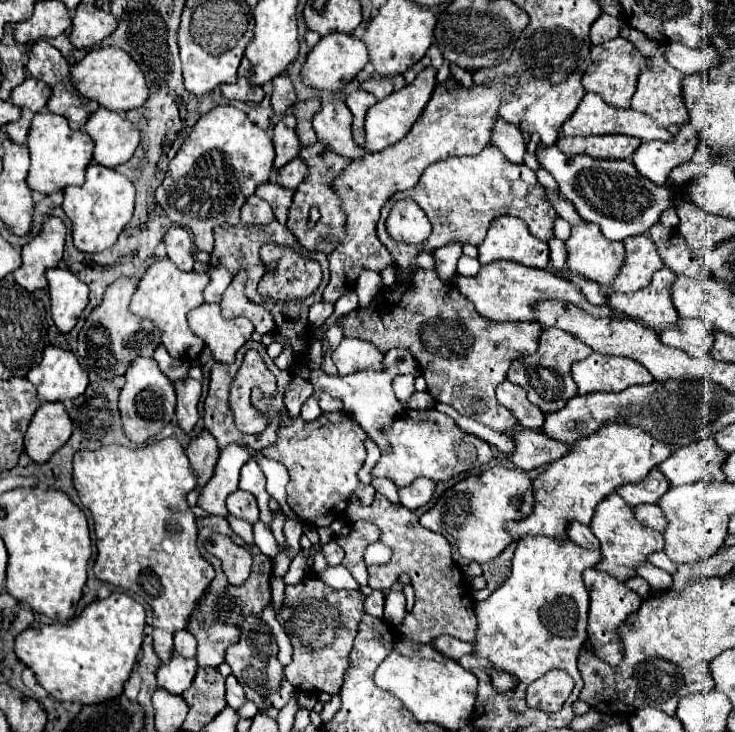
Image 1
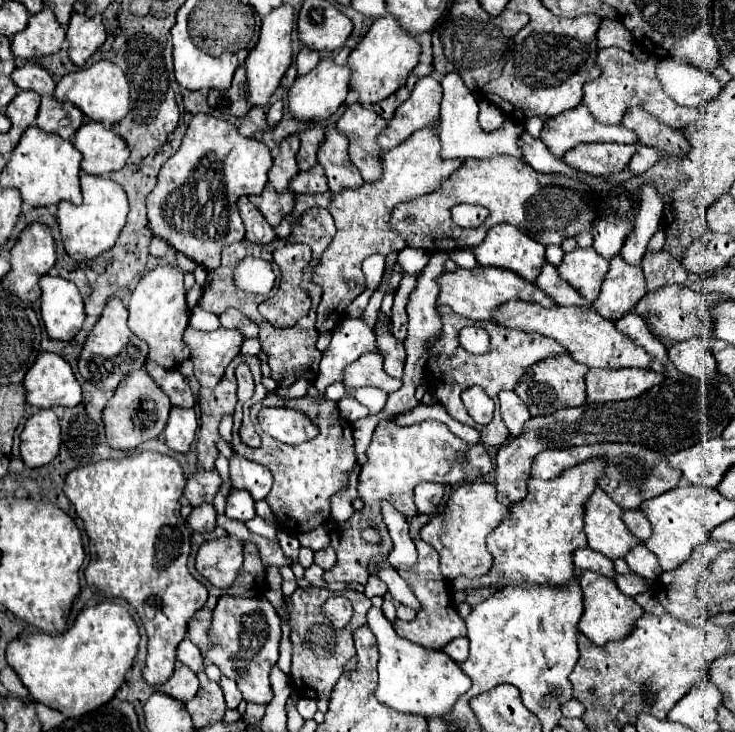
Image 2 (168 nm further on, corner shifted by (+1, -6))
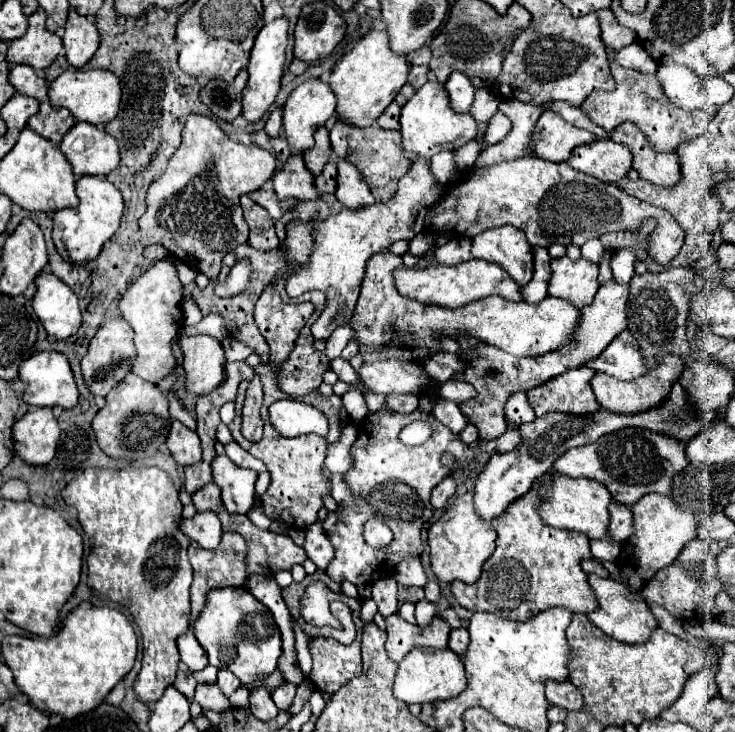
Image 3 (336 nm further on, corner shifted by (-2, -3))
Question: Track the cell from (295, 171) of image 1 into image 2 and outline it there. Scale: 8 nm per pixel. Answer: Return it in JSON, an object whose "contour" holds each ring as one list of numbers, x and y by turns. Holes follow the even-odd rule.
{"contour":[[315,165,309,171,301,171,297,177,291,179,289,189,293,193,325,193,327,187,327,179,325,179,325,171,321,165]]}

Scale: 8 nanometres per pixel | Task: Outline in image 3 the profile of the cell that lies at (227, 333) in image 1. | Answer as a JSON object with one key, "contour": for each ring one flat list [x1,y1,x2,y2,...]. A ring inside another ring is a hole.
{"contour":[[198,334,198,336,182,336,178,346,184,352,182,368,186,372,186,388,194,394,208,394,216,390,224,380,226,356,222,342]]}

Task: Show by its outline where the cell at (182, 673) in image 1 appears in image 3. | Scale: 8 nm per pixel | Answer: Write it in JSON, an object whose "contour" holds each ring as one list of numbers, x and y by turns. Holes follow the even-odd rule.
{"contour":[[188,670,188,672,178,672,178,676,176,676,176,682,174,682,174,686,188,698,188,700,192,700,192,696,194,696,194,690,196,690,196,678,194,678,194,674]]}

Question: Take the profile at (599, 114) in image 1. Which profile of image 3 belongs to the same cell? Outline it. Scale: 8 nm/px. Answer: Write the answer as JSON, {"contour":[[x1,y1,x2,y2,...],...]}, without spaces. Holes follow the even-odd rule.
{"contour":[[544,112,536,124,536,156,550,162,566,162,576,146,592,144,596,134,566,122,556,112]]}

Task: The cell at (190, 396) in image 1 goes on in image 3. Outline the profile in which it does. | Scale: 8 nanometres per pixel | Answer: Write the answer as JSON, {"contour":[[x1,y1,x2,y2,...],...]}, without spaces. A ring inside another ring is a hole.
{"contour":[[172,420,172,426,166,438,166,446,180,466,190,466,202,458,200,438,196,430,190,430,178,420]]}

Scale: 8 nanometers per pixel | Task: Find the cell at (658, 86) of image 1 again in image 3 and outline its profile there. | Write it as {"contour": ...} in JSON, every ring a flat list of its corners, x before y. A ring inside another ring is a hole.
{"contour":[[632,122,620,124,612,132,612,140,620,144,628,144,634,162,632,168,640,172,640,178,650,180,658,186,674,186,680,180,680,158,676,150,672,152,656,152,646,134]]}

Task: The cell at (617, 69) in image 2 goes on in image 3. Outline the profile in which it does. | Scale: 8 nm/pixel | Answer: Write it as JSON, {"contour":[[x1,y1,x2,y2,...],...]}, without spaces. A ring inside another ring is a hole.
{"contour":[[608,50,608,62,610,62,610,72,616,80,616,90,614,92,600,92,594,90,584,104,580,106,582,112,588,114,588,118,602,126,606,132,612,132,618,124,630,120,634,124,638,124,640,130,644,130,644,134,648,136,648,140,652,142,652,146,656,148,656,152,668,152,668,150,676,150,684,140,692,140,700,134,706,132,708,128,708,116,704,110,680,110,676,108,668,96,664,96,660,82,656,80,654,74,644,74,638,70,628,70,620,64,616,64,616,52]]}

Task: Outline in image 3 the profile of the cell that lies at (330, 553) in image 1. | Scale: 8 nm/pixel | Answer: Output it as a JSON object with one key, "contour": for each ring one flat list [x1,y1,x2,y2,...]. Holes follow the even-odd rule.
{"contour":[[322,522,312,524,312,528,306,528,304,550,306,550,308,558,310,558,320,570,326,570,326,566,332,562,332,558,334,558,334,548,332,548,328,536,324,536]]}

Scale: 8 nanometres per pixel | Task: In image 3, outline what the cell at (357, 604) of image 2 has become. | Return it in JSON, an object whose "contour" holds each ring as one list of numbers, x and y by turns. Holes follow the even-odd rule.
{"contour":[[352,598,354,606,354,624,356,624,356,640,350,646,338,644,332,638,316,636,310,638,310,654,314,658,314,666,310,672,310,682,314,690,320,694,334,694,344,682,352,680,362,672,360,662,360,638,364,622,360,618,360,602]]}

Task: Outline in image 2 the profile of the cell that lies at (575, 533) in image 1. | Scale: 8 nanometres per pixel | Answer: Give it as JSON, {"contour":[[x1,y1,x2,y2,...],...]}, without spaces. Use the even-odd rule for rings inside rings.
{"contour":[[589,547,577,549,573,561,575,561,575,567,577,567,577,569,589,569,589,571,601,573,601,575,605,575,605,577,609,577,609,579,615,577,613,563,611,563,605,555,595,553,595,551,591,551]]}

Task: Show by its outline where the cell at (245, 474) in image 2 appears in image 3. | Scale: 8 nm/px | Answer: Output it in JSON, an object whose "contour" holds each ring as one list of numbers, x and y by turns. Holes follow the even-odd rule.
{"contour":[[236,442,226,444,226,456,228,456,236,466,240,466,240,468,250,468,250,470,254,470,254,472,258,472,258,474,268,472,268,468,262,464,262,460,250,456,250,454,248,454,244,448,240,448]]}

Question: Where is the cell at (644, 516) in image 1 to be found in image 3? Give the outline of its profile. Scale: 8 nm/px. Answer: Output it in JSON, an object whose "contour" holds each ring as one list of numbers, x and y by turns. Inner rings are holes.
{"contour":[[612,502,610,504,610,528,612,528,612,536,614,540,626,542,634,532,634,514,628,506]]}

